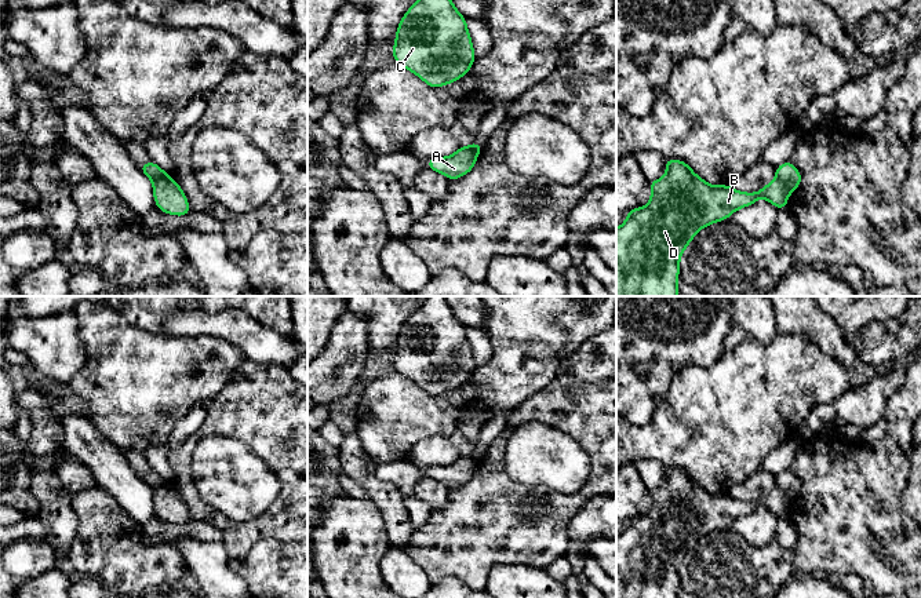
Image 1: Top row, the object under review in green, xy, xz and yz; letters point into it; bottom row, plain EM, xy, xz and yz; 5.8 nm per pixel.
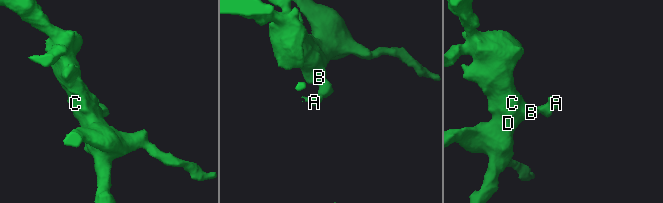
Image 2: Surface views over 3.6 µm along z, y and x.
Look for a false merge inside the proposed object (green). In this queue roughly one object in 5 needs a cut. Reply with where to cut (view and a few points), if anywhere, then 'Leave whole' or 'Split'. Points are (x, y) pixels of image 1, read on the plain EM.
Split along yz (776, 485), (789, 502). Split

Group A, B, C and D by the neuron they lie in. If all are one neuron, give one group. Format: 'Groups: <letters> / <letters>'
Groups: A / B C D

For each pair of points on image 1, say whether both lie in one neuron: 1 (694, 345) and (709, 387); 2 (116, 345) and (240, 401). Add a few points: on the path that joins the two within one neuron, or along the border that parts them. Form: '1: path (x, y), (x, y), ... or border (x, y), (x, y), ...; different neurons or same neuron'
1: border (724, 349), (709, 365), (685, 365), (672, 380); different neurons
2: border (239, 365), (233, 378), (210, 400); different neurons

